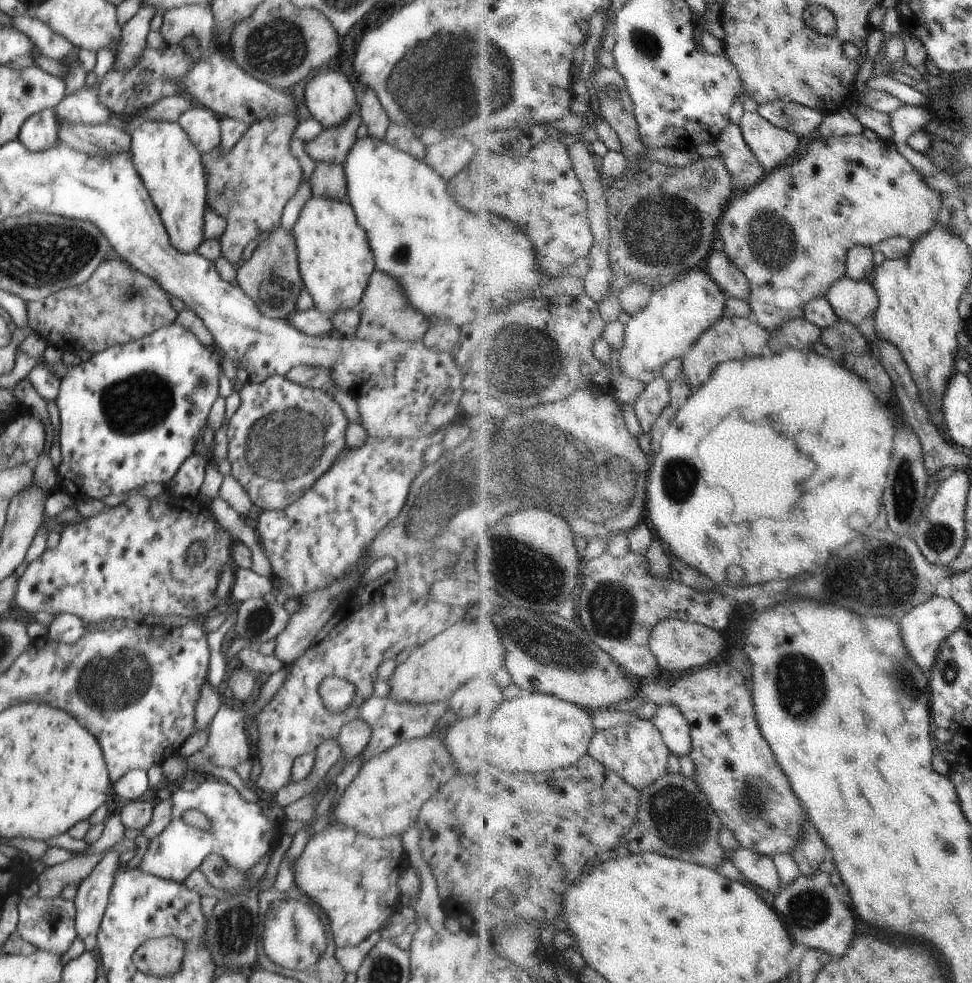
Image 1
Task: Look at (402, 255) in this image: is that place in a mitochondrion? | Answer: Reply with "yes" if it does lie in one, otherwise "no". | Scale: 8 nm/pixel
yes

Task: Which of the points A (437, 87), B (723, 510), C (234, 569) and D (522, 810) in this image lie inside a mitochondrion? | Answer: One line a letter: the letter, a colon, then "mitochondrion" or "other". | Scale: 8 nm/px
A: mitochondrion
B: other
C: other
D: mitochondrion

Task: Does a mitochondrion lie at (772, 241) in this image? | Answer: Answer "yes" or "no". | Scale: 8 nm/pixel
yes

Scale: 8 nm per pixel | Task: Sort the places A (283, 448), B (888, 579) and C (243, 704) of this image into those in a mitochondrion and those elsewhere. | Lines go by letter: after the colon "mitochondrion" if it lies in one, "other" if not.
A: mitochondrion
B: mitochondrion
C: other

